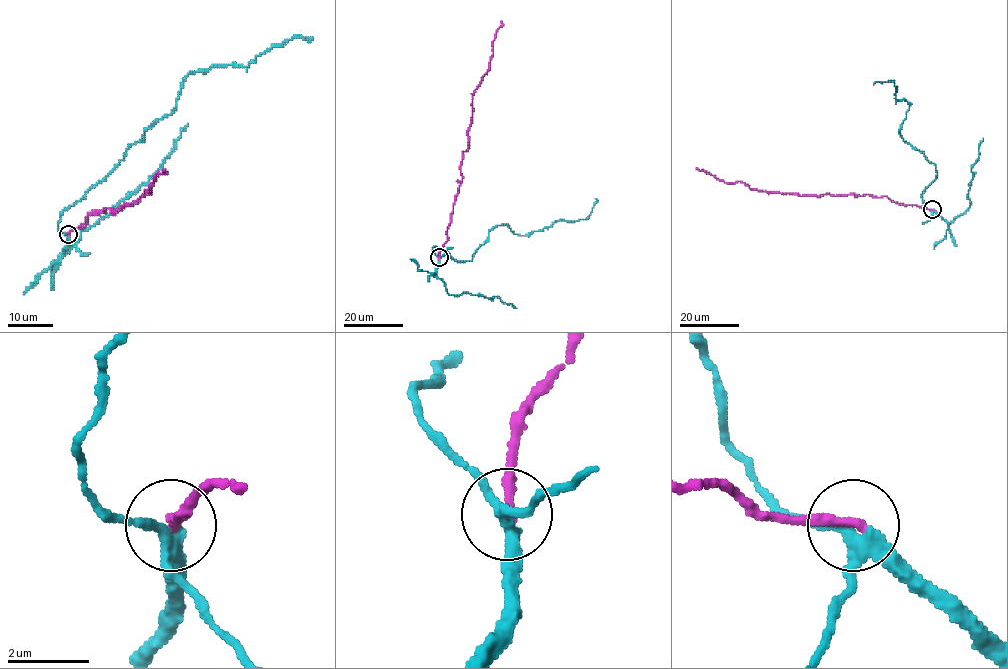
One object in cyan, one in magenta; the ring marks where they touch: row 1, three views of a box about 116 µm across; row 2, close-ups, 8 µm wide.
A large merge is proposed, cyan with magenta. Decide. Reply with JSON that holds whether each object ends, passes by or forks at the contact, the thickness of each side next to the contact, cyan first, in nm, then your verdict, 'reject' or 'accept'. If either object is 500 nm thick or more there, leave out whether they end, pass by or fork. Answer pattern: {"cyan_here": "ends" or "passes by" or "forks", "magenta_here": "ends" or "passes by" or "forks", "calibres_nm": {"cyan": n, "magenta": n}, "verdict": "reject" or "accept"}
{"cyan_here": "forks", "magenta_here": "ends", "calibres_nm": {"cyan": 280, "magenta": 280}, "verdict": "reject"}

